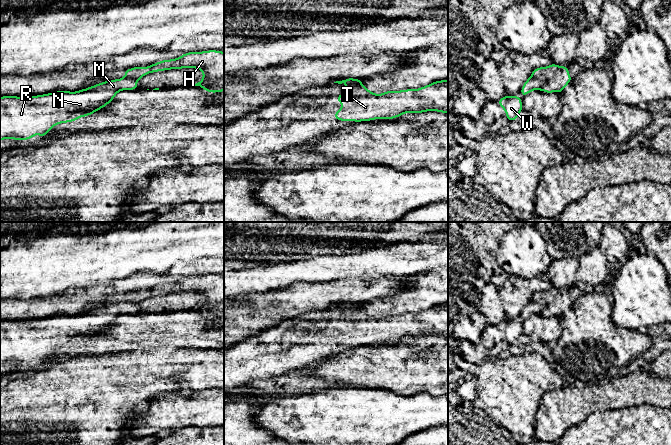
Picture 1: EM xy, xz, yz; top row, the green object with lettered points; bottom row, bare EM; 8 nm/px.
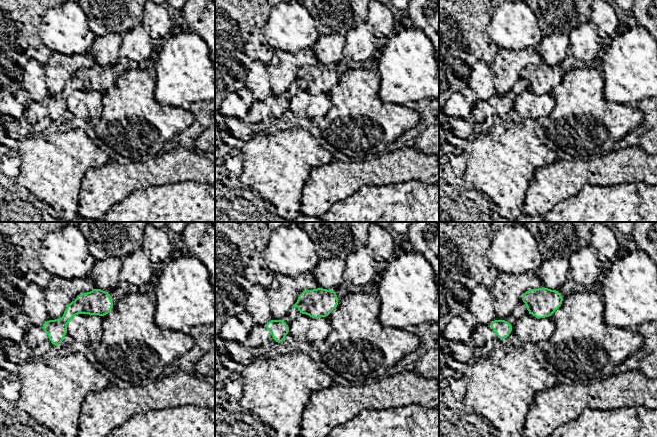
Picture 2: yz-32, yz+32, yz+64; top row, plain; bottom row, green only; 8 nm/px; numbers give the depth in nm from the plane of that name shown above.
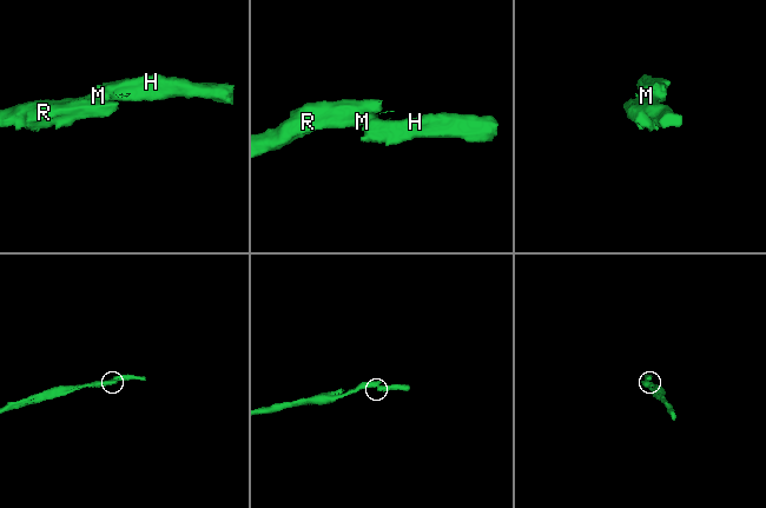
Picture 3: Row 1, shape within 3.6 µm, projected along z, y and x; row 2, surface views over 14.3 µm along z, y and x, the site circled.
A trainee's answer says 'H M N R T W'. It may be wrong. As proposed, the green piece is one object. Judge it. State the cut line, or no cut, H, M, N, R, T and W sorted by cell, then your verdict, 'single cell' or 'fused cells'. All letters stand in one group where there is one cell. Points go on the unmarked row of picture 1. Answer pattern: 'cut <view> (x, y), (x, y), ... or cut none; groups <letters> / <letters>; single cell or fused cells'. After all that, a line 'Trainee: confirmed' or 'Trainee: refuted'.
cut yz (531, 299), (539, 305), (541, 313); groups H T / M N R W; fused cells
Trainee: refuted

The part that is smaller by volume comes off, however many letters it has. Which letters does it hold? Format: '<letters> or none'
H, T

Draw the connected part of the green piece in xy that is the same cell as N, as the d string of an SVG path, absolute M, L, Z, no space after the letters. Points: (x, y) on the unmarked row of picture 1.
M125 301L122 303L108 304L76 316L61 314L28 321L2 320L0 321L0 364L29 364L37 358L39 358L41 362L45 361L57 348L74 346L77 345L79 341L87 341L102 333L114 323L118 316L122 314L137 314L137 306L137 303Z

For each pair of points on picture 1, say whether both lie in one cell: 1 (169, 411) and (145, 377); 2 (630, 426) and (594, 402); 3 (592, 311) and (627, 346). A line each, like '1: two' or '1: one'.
1: two
2: two
3: one

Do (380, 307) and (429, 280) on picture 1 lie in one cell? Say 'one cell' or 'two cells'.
one cell

